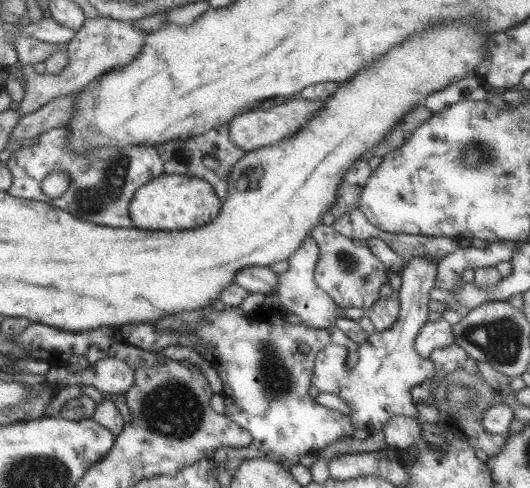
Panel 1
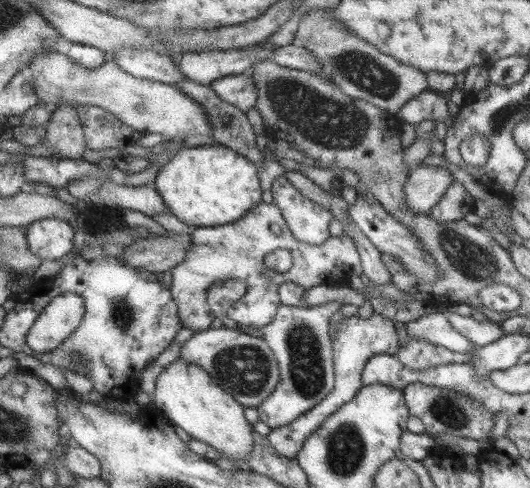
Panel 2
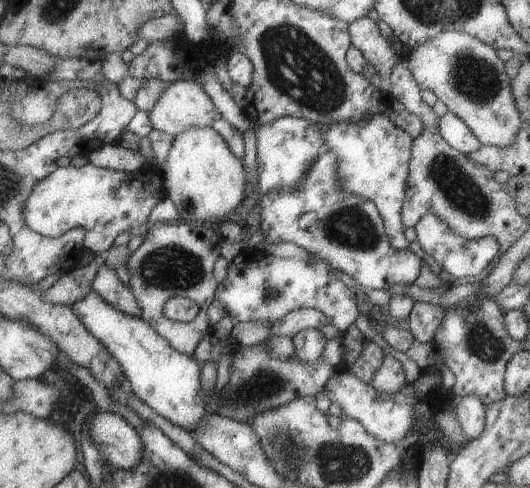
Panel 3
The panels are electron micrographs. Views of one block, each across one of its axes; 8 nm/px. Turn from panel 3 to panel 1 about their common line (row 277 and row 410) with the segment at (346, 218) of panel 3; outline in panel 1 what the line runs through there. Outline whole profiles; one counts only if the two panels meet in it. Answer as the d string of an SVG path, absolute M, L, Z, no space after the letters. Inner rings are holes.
M411 256L400 272L400 280L396 296L400 305L397 320L387 330L371 333L358 346L358 358L353 367L346 364L346 348L337 344L323 346L313 360L311 384L318 392L337 394L351 410L349 420L353 428L359 430L365 428L370 432L373 428L382 428L390 417L397 414L417 419L417 408L410 390L431 379L435 373L432 362L428 358L421 358L413 343L419 329L433 317L427 303L430 300L429 291L436 284L436 263L429 256Z

